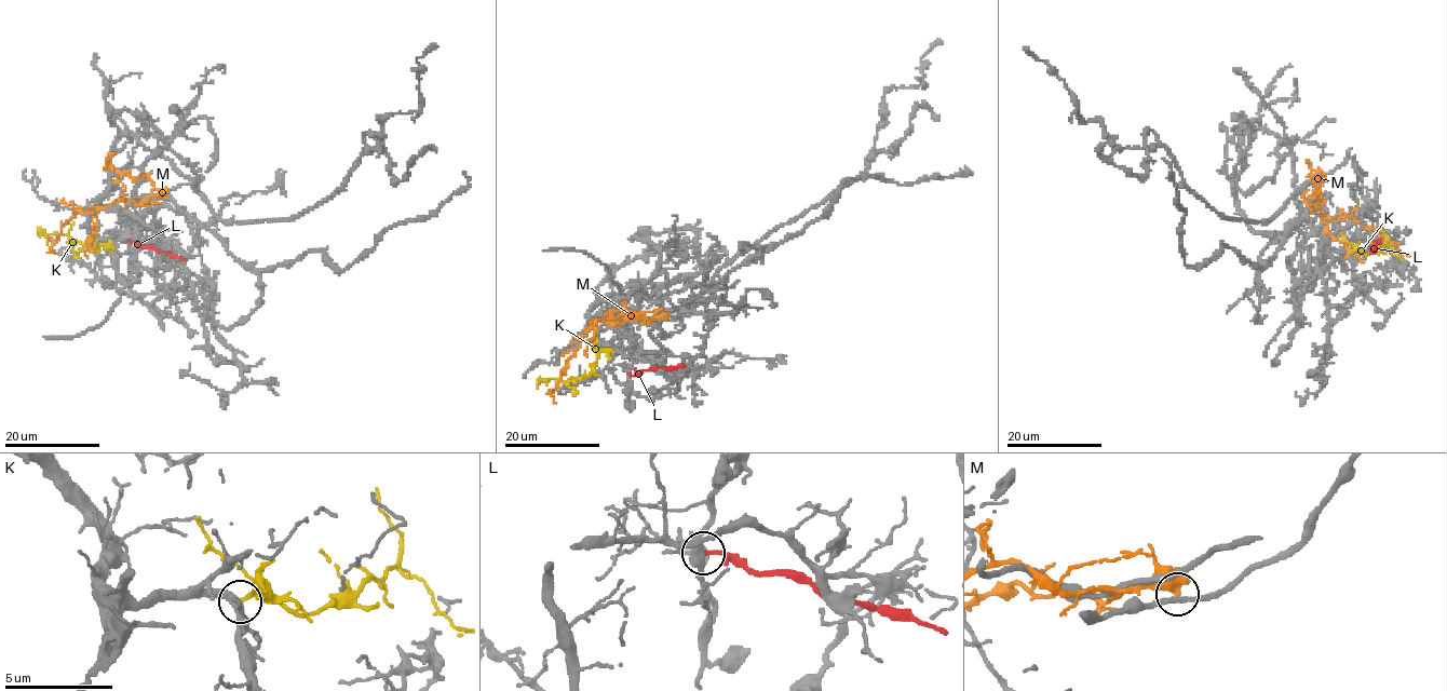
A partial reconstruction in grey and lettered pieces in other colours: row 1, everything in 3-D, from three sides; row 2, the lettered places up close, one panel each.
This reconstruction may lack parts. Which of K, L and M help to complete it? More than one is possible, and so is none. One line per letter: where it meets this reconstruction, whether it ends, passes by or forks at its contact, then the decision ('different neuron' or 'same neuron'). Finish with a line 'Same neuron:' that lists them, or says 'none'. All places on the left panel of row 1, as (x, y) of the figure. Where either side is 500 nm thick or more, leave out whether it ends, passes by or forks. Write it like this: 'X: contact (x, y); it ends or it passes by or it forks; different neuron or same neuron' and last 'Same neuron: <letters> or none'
K: contact (94, 246); it passes by; different neuron
L: contact (131, 242); it ends; different neuron
M: contact (166, 190); different neuron
Same neuron: none

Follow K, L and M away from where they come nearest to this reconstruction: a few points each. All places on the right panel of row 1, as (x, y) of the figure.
K: (1351, 252), (1367, 254), (1387, 243), (1387, 238), (1384, 240), (1392, 242)
L: (1378, 240), (1371, 253)
M: (1319, 191), (1319, 206), (1313, 204), (1321, 214), (1339, 219), (1349, 215), (1371, 227), (1397, 253), (1409, 255)

